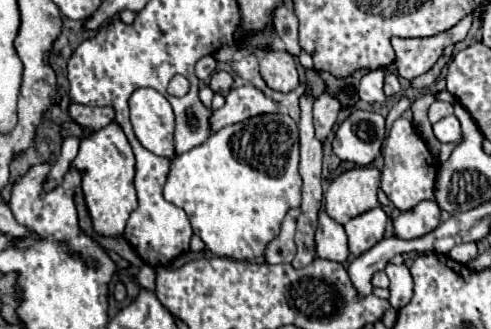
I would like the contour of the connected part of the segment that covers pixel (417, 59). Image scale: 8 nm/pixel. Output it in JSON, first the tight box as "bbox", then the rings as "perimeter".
{"bbox":[391,14,473,80],"perimeter":[[[473,14],[465,16],[457,26],[445,30],[445,34],[435,34],[433,38],[391,38],[391,46],[397,54],[395,66],[401,78],[413,80],[419,74],[427,72],[443,50],[451,44],[461,42],[471,28]]]}

